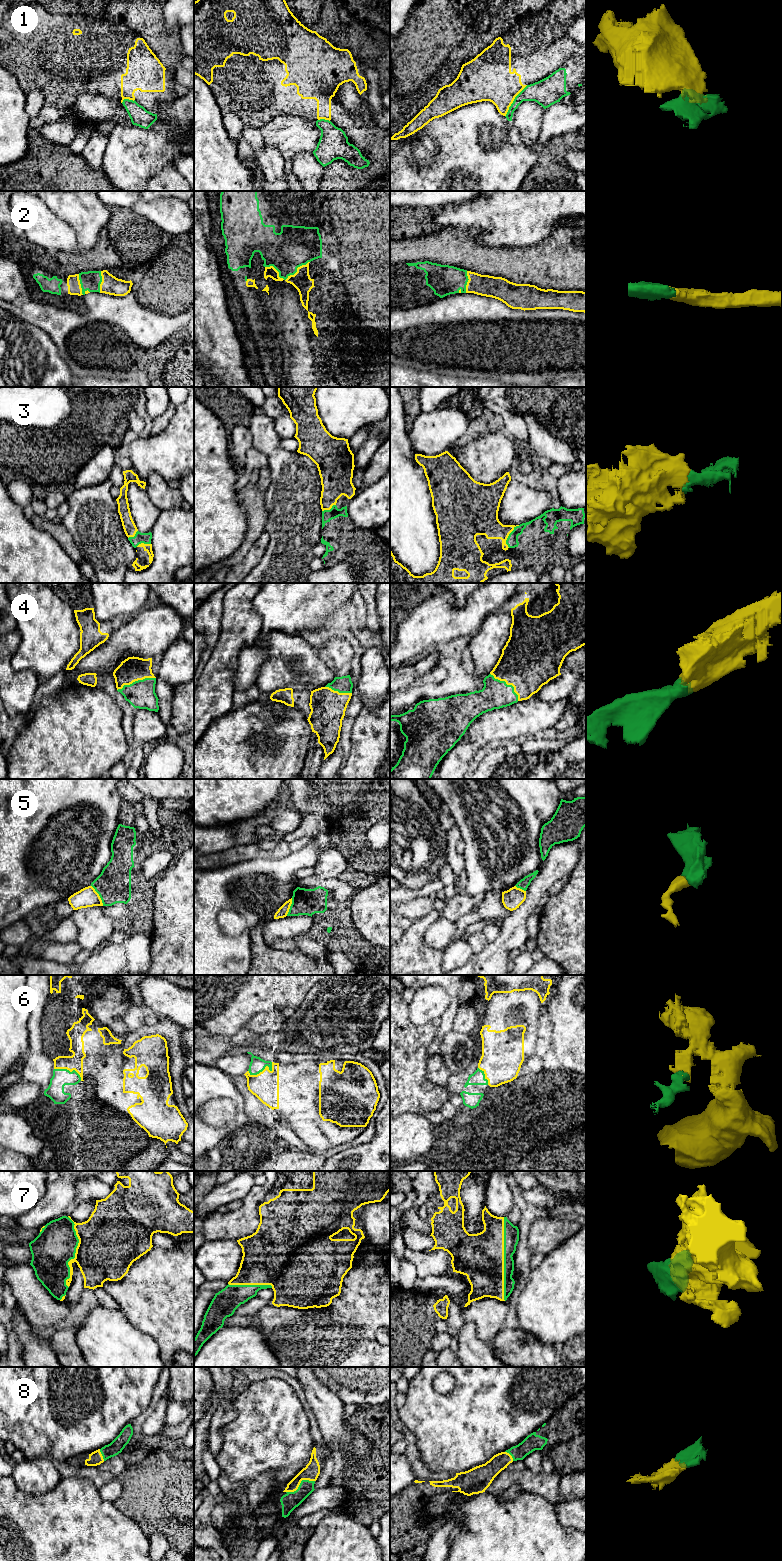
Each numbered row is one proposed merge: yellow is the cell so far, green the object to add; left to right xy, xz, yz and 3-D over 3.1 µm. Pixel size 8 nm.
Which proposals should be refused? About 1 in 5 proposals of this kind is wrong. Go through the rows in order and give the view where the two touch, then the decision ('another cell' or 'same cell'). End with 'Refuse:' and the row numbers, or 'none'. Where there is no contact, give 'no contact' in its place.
1: meets yellow in yz; another cell
2: meets yellow in xz; same cell
3: meets yellow in yz; same cell
4: meets yellow in xy; same cell
5: meets yellow in xy; another cell
6: meets yellow in xz; same cell
7: meets yellow in yz; same cell
8: meets yellow in xz; same cell
Refuse: 1, 5

